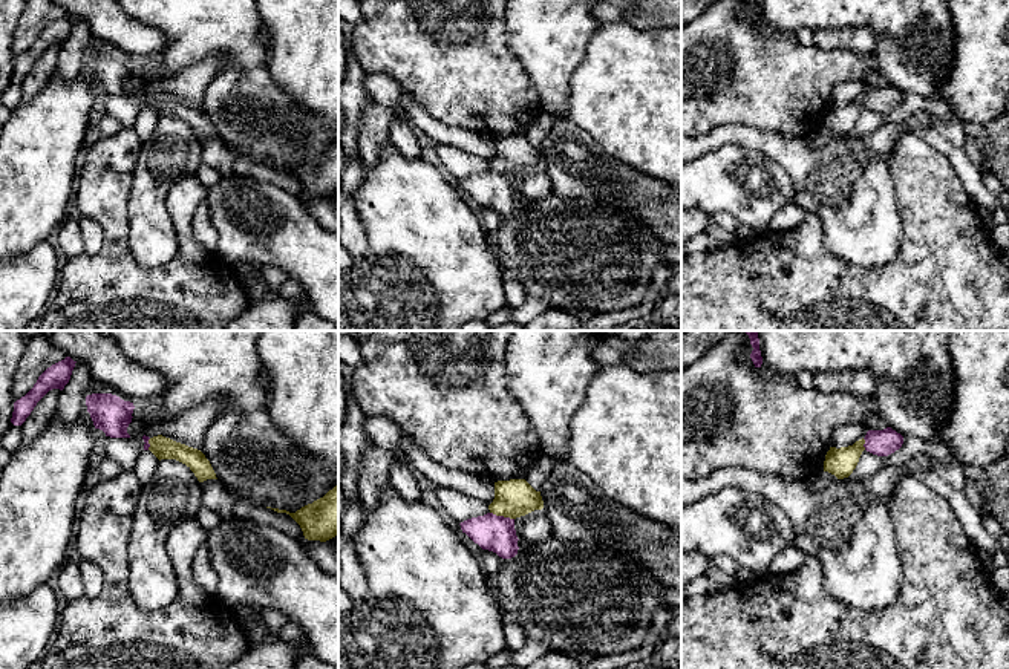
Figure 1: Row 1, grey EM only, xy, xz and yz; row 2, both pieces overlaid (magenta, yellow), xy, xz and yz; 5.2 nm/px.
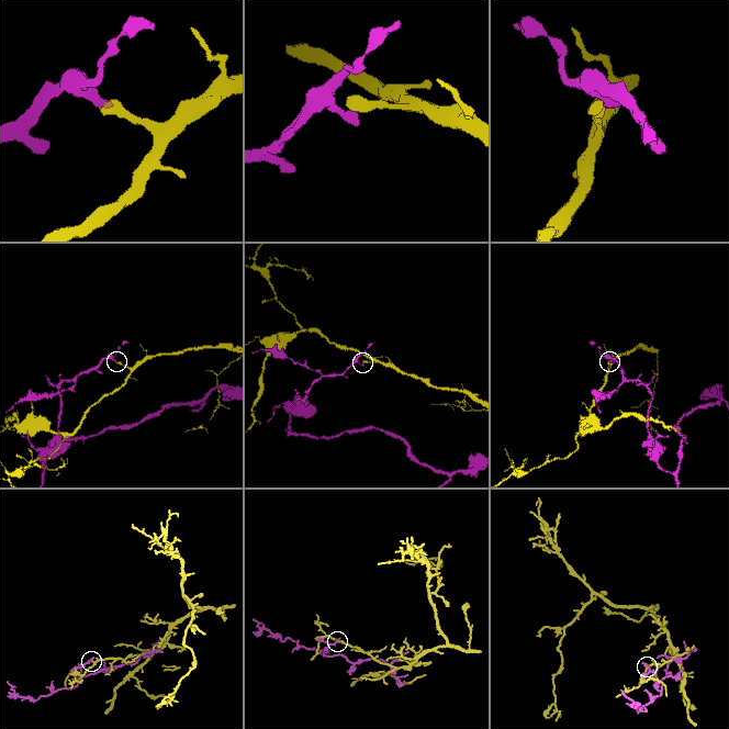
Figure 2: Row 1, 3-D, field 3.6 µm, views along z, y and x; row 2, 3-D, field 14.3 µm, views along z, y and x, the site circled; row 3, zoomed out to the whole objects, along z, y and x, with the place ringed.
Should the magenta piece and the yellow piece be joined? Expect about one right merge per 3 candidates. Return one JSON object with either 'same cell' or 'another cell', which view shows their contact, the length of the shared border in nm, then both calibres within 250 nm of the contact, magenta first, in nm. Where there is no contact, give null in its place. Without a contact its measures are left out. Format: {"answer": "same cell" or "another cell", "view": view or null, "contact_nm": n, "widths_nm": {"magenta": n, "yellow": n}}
{"answer": "another cell", "view": "xz", "contact_nm": 130, "widths_nm": {"magenta": 190, "yellow": 200}}

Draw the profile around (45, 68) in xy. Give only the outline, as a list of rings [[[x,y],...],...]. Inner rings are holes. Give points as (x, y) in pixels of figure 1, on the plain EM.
[[[60,46],[49,47],[34,64],[26,78],[20,83],[21,101],[37,96],[57,70]]]

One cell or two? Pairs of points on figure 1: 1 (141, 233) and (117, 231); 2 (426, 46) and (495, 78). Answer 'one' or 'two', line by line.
1: two
2: one

